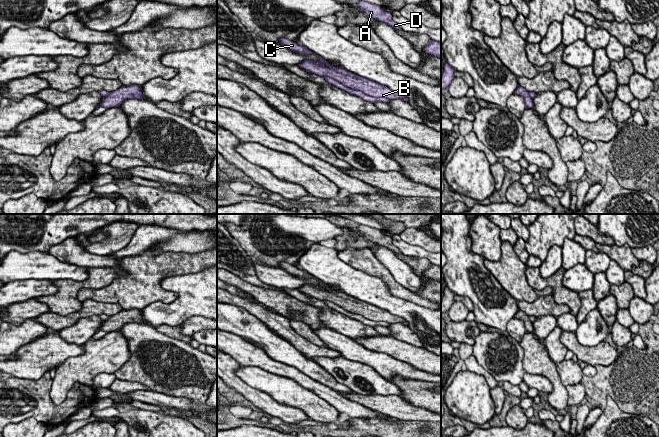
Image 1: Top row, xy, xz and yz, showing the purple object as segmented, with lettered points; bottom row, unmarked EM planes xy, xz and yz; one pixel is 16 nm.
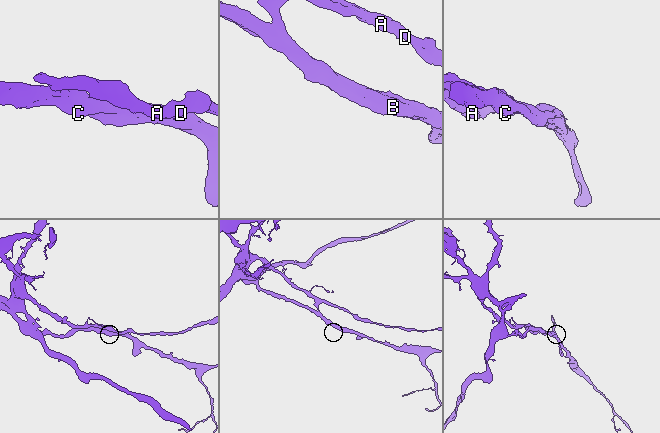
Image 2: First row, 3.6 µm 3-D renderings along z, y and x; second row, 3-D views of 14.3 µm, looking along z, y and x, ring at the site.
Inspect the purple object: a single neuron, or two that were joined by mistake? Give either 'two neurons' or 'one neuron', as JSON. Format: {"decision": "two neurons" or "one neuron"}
{"decision": "two neurons"}

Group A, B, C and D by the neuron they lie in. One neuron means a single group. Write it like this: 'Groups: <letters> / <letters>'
Groups: A D / B C

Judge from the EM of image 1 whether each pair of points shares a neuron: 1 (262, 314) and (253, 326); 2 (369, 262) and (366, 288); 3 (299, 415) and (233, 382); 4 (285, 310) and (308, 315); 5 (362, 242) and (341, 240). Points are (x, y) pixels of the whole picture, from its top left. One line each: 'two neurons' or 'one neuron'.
1: two neurons
2: two neurons
3: one neuron
4: one neuron
5: one neuron

